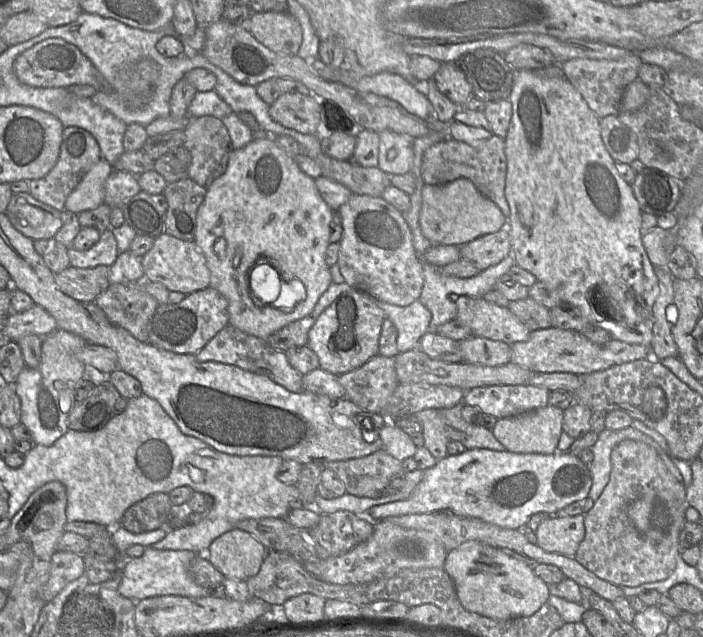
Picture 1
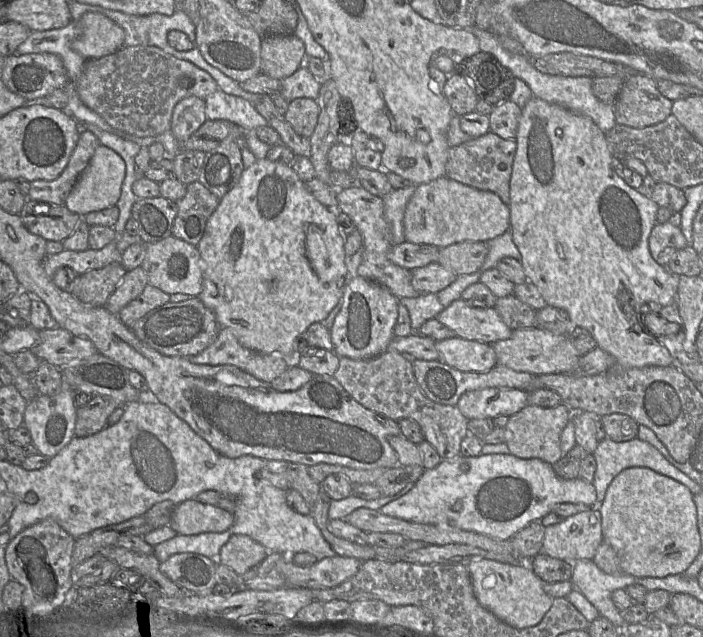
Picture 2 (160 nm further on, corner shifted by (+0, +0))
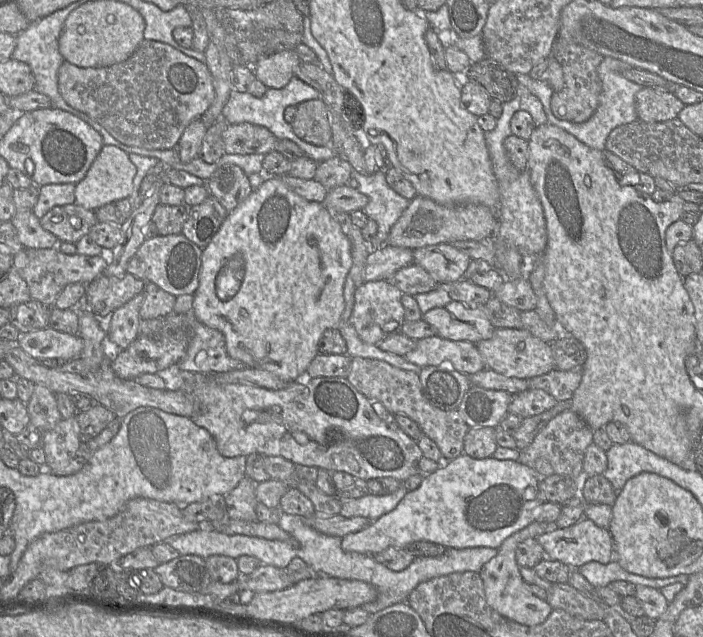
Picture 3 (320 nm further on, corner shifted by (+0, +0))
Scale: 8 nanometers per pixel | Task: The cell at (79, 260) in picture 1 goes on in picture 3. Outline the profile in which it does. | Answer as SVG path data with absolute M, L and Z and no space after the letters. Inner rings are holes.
M57 247L49 249L22 248L13 256L13 268L27 283L31 298L48 307L53 307L54 302L67 285L72 283L88 284L103 274L107 266L108 253L97 256L87 256L78 253L67 255L61 252Z

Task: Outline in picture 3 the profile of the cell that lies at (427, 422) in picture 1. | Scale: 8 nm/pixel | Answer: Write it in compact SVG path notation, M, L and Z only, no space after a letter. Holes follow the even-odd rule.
M353 357L346 379L371 402L381 403L390 414L403 414L416 422L423 435L437 445L445 461L451 461L463 453L464 437L469 426L457 410L441 410L425 398L417 373L402 370L385 361Z

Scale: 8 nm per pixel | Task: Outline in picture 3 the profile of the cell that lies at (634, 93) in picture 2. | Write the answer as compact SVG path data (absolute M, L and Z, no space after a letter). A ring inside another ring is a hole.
M643 87L635 98L638 120L664 122L678 117L685 104L672 91Z

